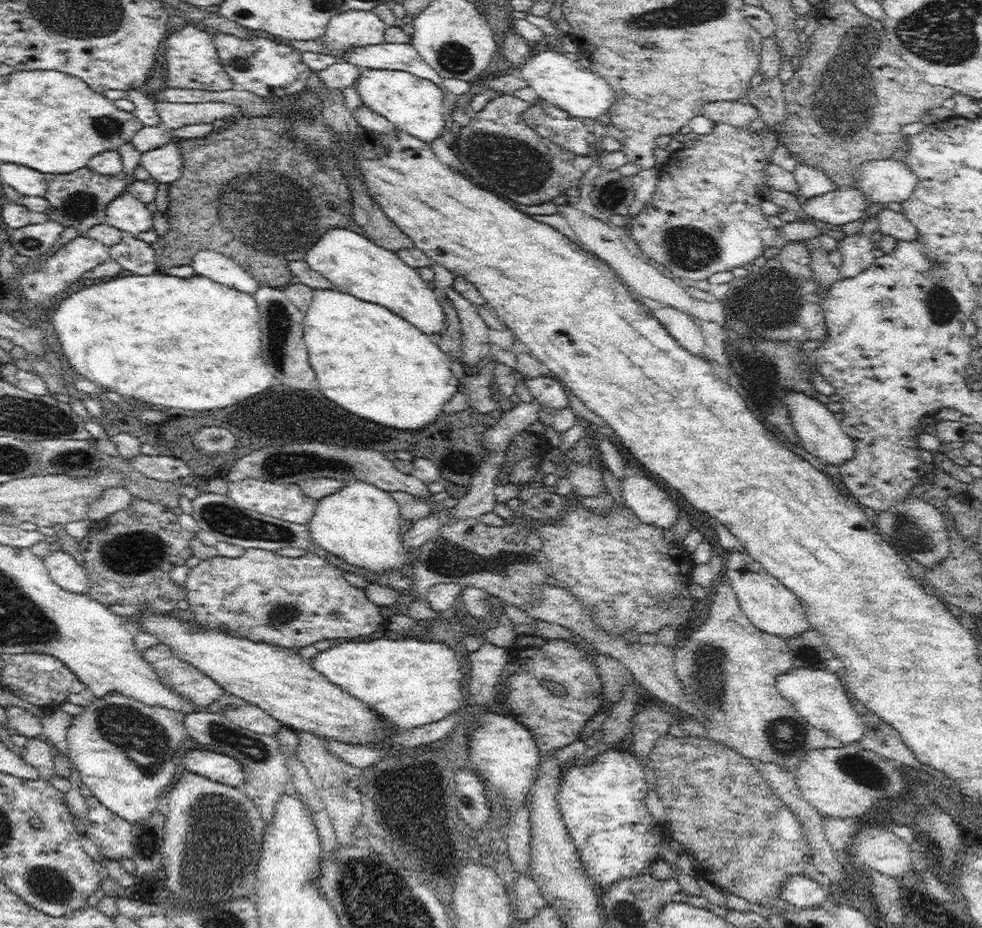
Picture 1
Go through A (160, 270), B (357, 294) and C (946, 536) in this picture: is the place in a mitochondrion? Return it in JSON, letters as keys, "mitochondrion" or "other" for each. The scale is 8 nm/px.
{"A":"other","B":"other","C":"other"}

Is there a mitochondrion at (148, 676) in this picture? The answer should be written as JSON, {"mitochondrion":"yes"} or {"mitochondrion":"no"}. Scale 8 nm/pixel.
{"mitochondrion":"no"}

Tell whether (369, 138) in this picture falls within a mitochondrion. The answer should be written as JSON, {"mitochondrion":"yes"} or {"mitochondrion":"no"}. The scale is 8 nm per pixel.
{"mitochondrion":"no"}

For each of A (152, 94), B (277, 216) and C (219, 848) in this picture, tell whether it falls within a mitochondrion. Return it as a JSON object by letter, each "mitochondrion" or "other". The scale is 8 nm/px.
{"A":"other","B":"mitochondrion","C":"mitochondrion"}

